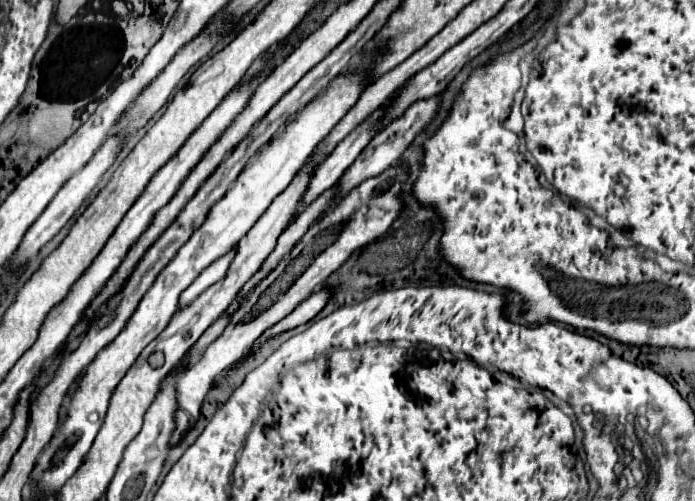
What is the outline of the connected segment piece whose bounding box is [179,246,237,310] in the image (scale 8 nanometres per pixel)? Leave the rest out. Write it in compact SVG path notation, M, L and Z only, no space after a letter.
M233 246L227 254L223 254L221 258L217 258L213 264L209 264L195 280L193 284L183 290L183 294L179 296L179 310L185 308L187 304L191 304L197 296L201 296L201 292L205 292L209 286L213 286L217 280L221 280L229 268L229 264L233 262L233 256L237 254L237 246Z

